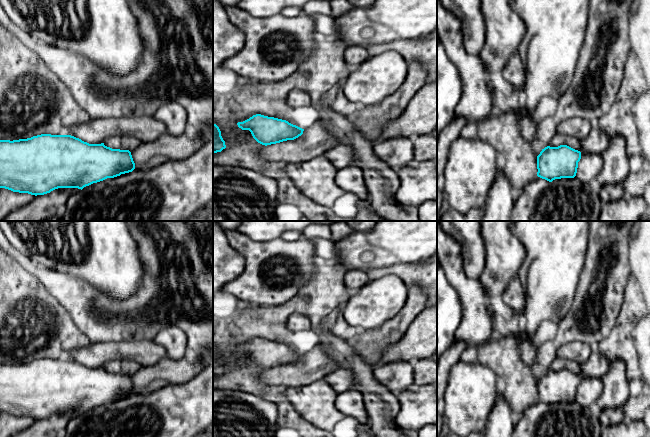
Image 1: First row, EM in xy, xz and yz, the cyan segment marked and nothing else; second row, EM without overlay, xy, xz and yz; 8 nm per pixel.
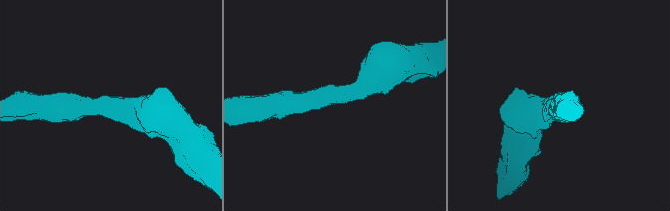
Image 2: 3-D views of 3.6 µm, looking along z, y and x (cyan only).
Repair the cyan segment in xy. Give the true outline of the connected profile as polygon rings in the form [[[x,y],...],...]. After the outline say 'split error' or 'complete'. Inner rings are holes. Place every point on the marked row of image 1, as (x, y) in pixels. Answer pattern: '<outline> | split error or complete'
[[[71,135],[0,140],[0,188],[13,192],[37,196],[58,188],[82,190],[134,169],[129,150],[89,144]]] | complete

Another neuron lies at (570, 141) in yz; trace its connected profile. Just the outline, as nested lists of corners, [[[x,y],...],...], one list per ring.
[[[556,134],[548,144],[550,147],[558,147],[560,145],[567,145],[575,150],[581,150],[581,141],[573,136],[564,136]]]

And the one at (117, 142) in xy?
[[[114,136],[106,139],[104,145],[112,149],[134,150],[141,142],[135,137]]]

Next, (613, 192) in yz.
[[[623,184],[606,185],[599,191],[602,202],[609,202],[621,199],[625,196]]]

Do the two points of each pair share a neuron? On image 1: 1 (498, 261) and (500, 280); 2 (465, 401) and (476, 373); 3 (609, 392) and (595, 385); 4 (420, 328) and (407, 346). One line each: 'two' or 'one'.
1: one
2: one
3: two
4: one

